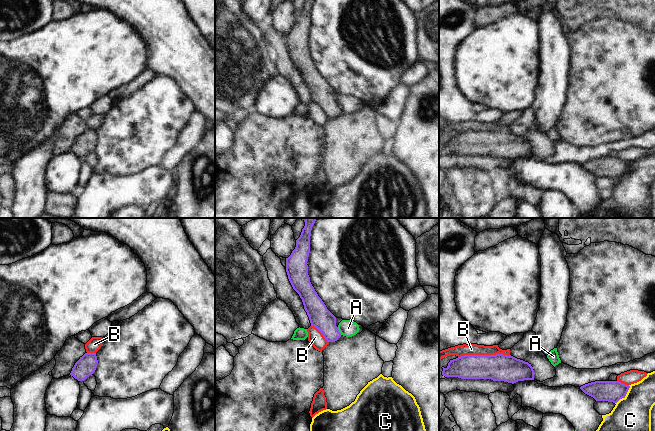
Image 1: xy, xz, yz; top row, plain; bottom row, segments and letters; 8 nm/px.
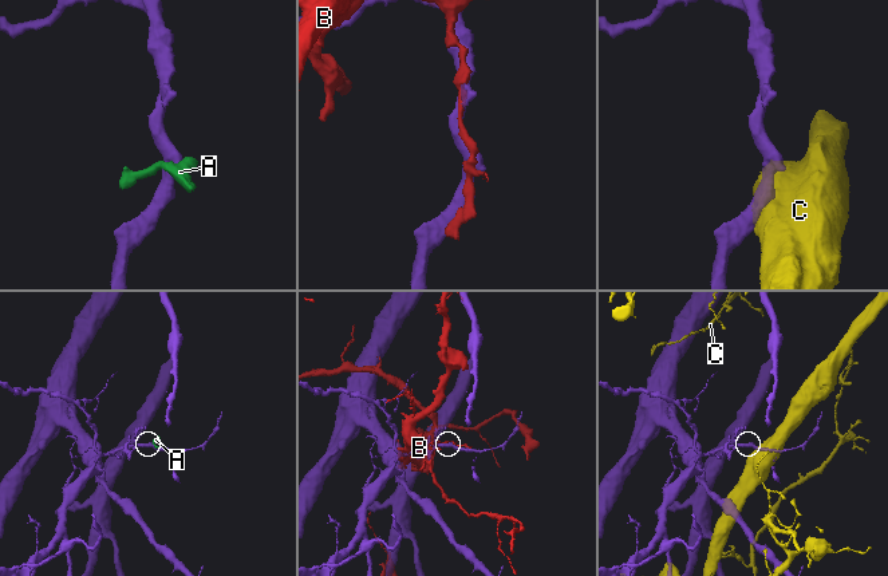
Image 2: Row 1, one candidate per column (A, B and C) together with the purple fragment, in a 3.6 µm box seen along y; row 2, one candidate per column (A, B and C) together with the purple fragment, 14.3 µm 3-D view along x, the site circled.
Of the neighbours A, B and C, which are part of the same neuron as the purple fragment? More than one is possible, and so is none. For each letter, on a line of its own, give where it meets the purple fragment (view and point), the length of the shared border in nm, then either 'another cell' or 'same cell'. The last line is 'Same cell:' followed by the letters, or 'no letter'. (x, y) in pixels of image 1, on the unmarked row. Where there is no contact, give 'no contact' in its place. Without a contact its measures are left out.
A: xz (338, 107) | 70 nm | another cell
B: yz (484, 131) | 420 nm | another cell
C: yz (625, 171) | 190 nm | another cell
Same cell: no letter

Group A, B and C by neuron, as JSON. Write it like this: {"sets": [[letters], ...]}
{"sets": [["A"], ["B"], ["C"]]}

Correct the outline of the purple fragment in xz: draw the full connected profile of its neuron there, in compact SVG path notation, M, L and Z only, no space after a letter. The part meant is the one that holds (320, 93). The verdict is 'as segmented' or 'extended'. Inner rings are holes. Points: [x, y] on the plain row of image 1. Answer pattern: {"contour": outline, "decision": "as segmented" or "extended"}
{"contour": "M305 0L296 23L286 34L286 48L293 65L302 75L311 102L316 103L328 118L335 118L341 113L336 102L336 93L327 85L310 58L308 51L308 33L310 12L314 0Z", "decision": "as segmented"}

